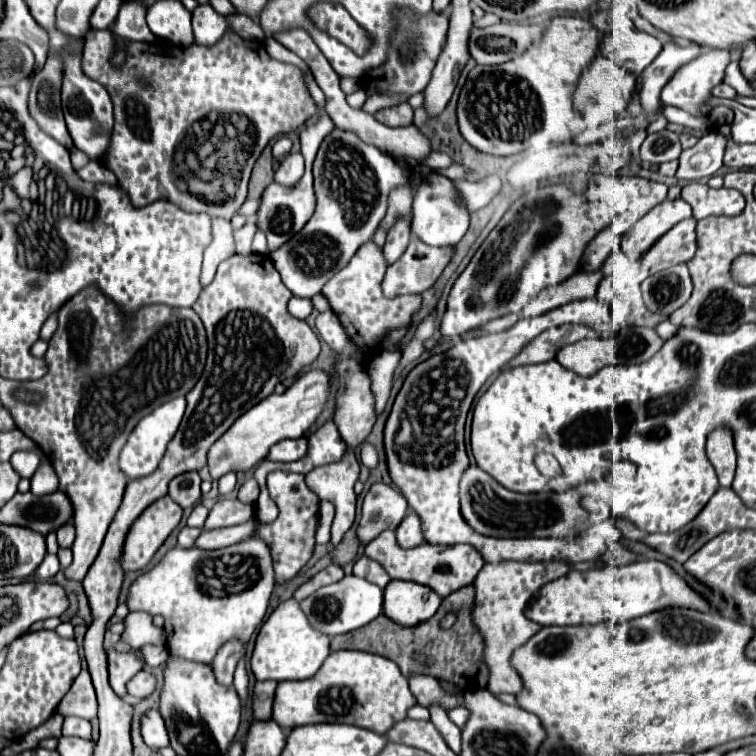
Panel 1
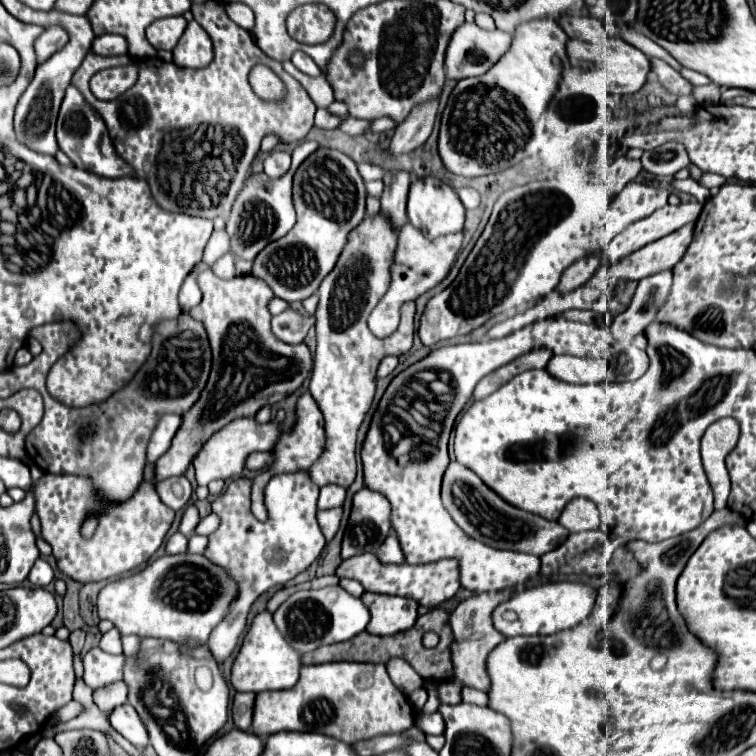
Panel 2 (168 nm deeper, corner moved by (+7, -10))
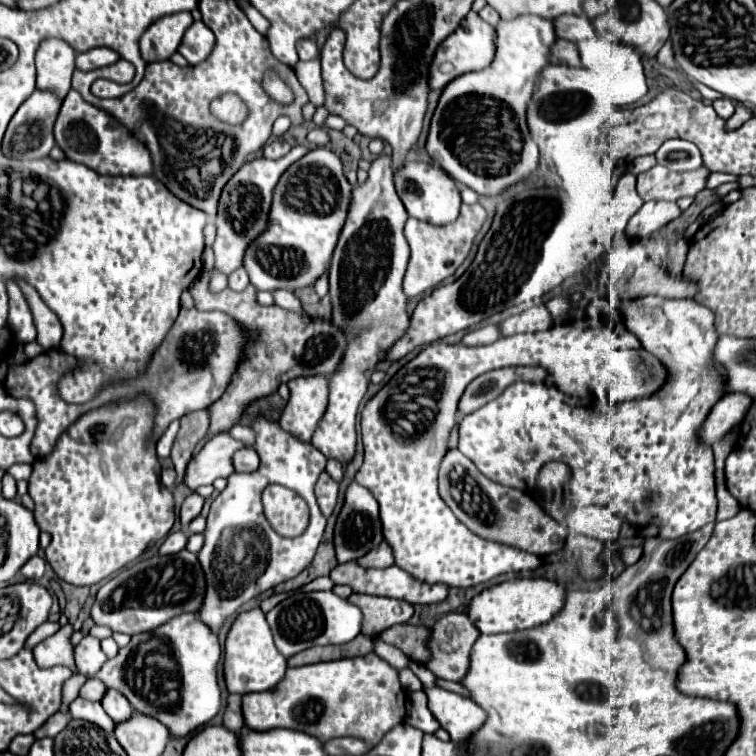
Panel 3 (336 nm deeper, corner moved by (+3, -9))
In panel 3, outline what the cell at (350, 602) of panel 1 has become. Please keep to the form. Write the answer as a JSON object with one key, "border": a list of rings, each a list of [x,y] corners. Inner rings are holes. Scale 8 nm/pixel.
{"border":[[[294,591],[288,599],[266,613],[266,621],[272,629],[278,651],[284,657],[292,657],[314,645],[342,645],[352,641],[360,633],[362,613],[356,605],[334,595],[332,591]]]}

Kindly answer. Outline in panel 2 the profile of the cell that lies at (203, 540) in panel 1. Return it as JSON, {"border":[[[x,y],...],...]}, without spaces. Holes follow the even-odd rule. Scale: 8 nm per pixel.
{"border":[[[192,534],[192,536],[190,536],[190,544],[188,544],[188,552],[192,552],[192,554],[202,554],[202,552],[206,550],[206,546],[208,546],[208,538],[198,536],[198,534]]]}

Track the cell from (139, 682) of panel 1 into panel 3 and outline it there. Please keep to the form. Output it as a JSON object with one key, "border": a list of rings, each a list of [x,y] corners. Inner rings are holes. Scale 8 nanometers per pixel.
{"border":[[[88,679],[80,689],[80,697],[88,699],[88,701],[100,701],[104,697],[104,691],[106,691],[104,683],[100,683],[96,679]]]}

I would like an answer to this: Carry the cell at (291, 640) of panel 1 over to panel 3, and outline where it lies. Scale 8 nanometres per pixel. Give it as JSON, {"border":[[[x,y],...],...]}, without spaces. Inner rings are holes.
{"border":[[[260,609],[238,613],[238,617],[234,619],[226,635],[224,649],[226,649],[226,655],[224,655],[222,671],[224,671],[224,683],[226,683],[228,693],[246,695],[252,691],[268,691],[276,687],[276,683],[284,677],[288,669],[286,657],[280,655],[280,651],[276,651],[270,627]]]}

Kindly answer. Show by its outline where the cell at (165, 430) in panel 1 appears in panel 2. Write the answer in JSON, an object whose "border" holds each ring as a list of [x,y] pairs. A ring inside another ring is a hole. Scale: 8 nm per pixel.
{"border":[[[164,414],[160,416],[146,448],[146,462],[154,464],[166,450],[168,444],[172,442],[172,436],[176,434],[176,428],[180,426],[180,416],[178,414]]]}

